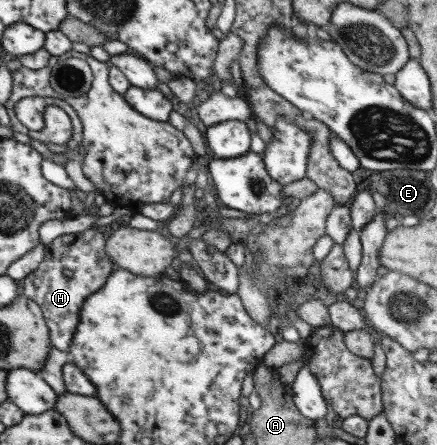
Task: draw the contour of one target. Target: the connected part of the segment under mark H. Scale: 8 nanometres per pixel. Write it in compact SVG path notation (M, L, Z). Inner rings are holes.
M93 228L81 232L59 235L44 244L40 265L21 281L21 293L34 301L42 312L48 329L49 341L58 350L67 352L79 321L81 304L86 297L97 291L105 278L116 268L104 252L105 236ZM63 269L71 271L71 278L63 276Z

